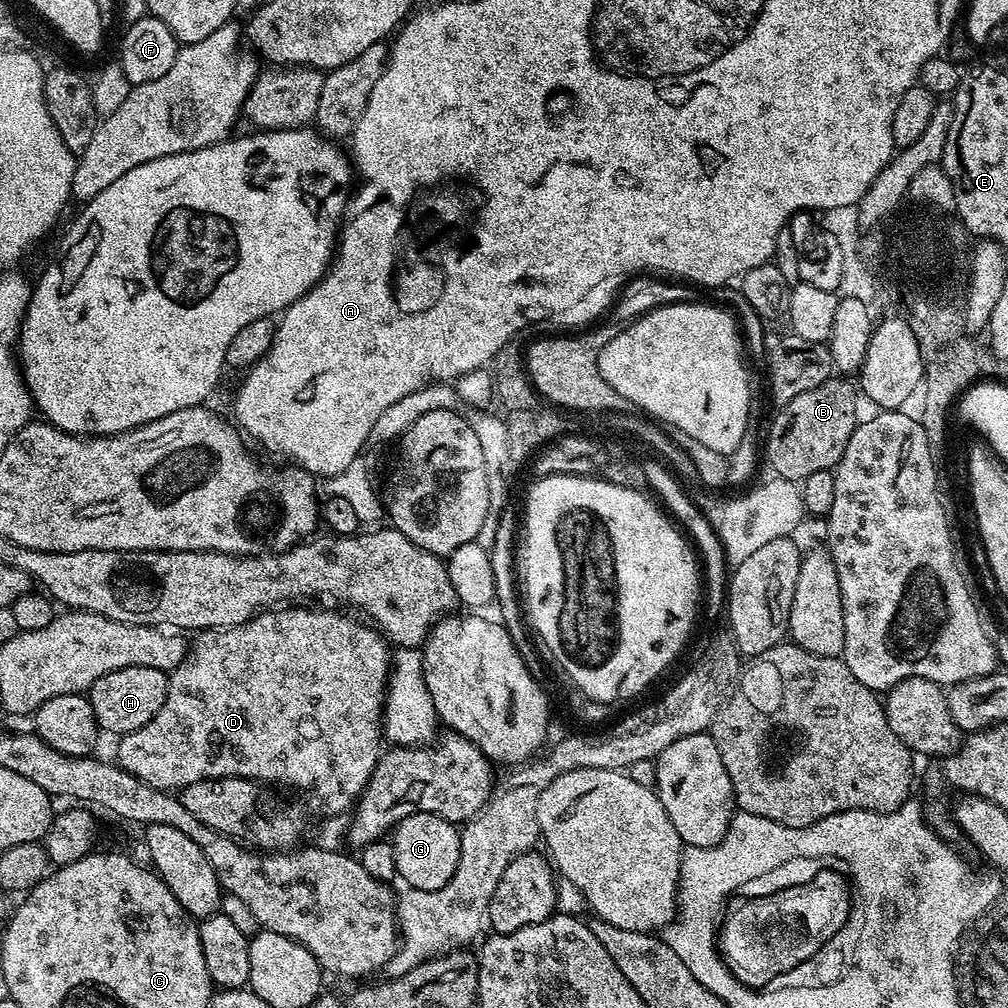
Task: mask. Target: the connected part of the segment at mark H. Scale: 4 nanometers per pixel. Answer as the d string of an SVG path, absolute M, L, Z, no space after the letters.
M126 666L122 670L114 670L110 674L102 674L94 686L87 690L87 698L94 710L94 718L101 729L113 732L116 738L128 732L138 730L162 710L162 702L166 702L169 673L150 666Z

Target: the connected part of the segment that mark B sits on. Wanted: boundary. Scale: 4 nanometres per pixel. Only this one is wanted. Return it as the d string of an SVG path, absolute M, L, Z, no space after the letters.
M829 378L814 390L802 390L779 409L768 432L768 448L766 444L766 464L768 460L779 479L802 482L810 474L818 474L818 470L835 469L858 423L858 388L848 380L851 379Z

